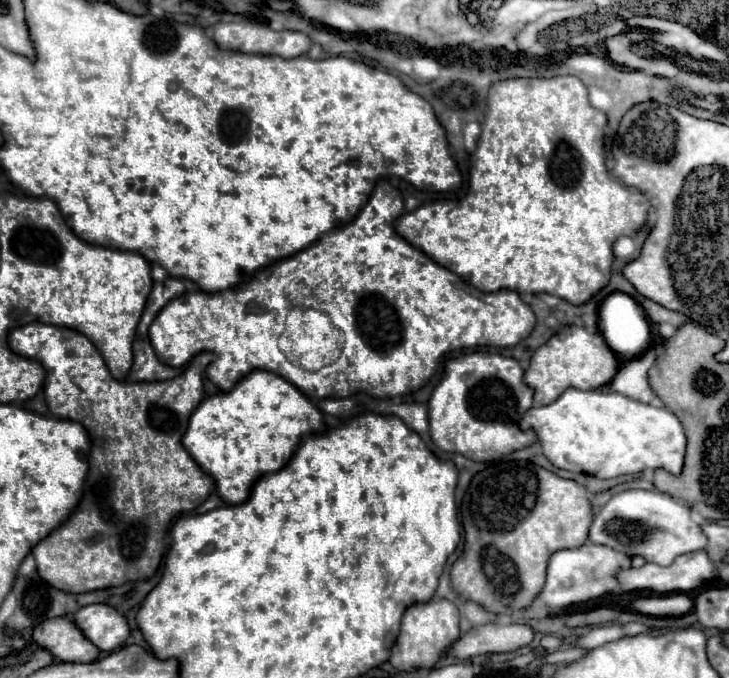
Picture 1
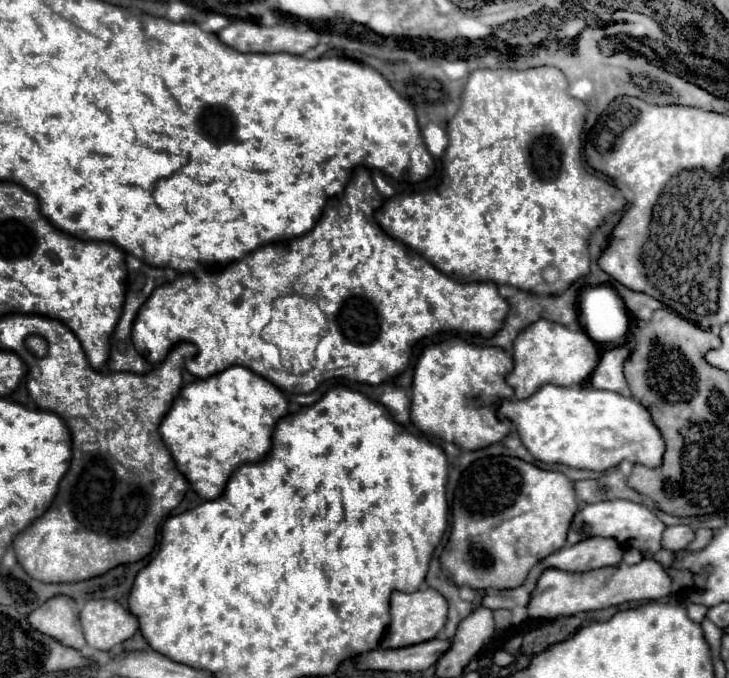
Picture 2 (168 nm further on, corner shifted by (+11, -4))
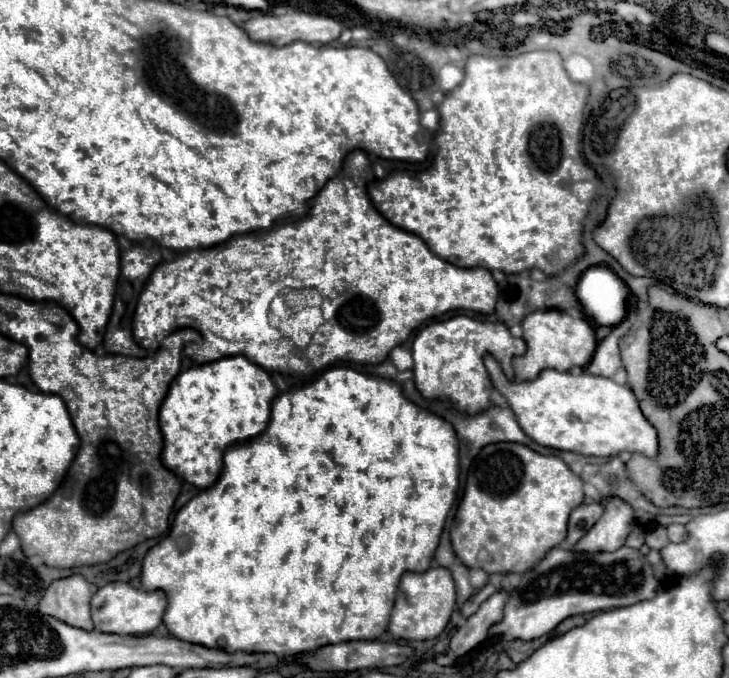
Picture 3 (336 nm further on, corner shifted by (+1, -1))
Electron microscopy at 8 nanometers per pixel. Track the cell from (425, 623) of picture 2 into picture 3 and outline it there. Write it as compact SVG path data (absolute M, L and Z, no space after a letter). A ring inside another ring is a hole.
M434 566L426 572L406 572L400 580L396 604L390 618L390 632L394 638L404 640L430 640L436 638L448 624L450 614L456 608L456 588L448 568Z

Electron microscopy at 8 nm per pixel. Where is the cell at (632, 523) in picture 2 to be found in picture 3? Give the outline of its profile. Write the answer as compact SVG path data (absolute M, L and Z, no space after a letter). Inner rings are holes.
M598 502L580 504L578 508L574 508L570 514L570 520L568 520L566 542L570 546L574 546L594 526L594 522L598 522L600 516L602 516L602 506Z

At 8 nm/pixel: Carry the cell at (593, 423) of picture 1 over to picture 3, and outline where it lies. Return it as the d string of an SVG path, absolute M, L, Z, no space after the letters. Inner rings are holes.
M490 354L484 356L484 366L490 374L494 388L506 398L508 406L512 408L520 428L540 446L570 450L570 452L578 452L584 456L616 456L624 450L640 452L648 458L654 458L658 454L658 434L656 434L654 426L650 426L650 422L646 422L644 414L640 412L638 400L634 398L634 394L628 386L616 384L612 378L594 376L586 370L582 370L580 374L574 374L574 372L560 372L560 370L552 370L552 368L542 370L534 380L522 380L522 382L508 380L504 376L500 364Z

